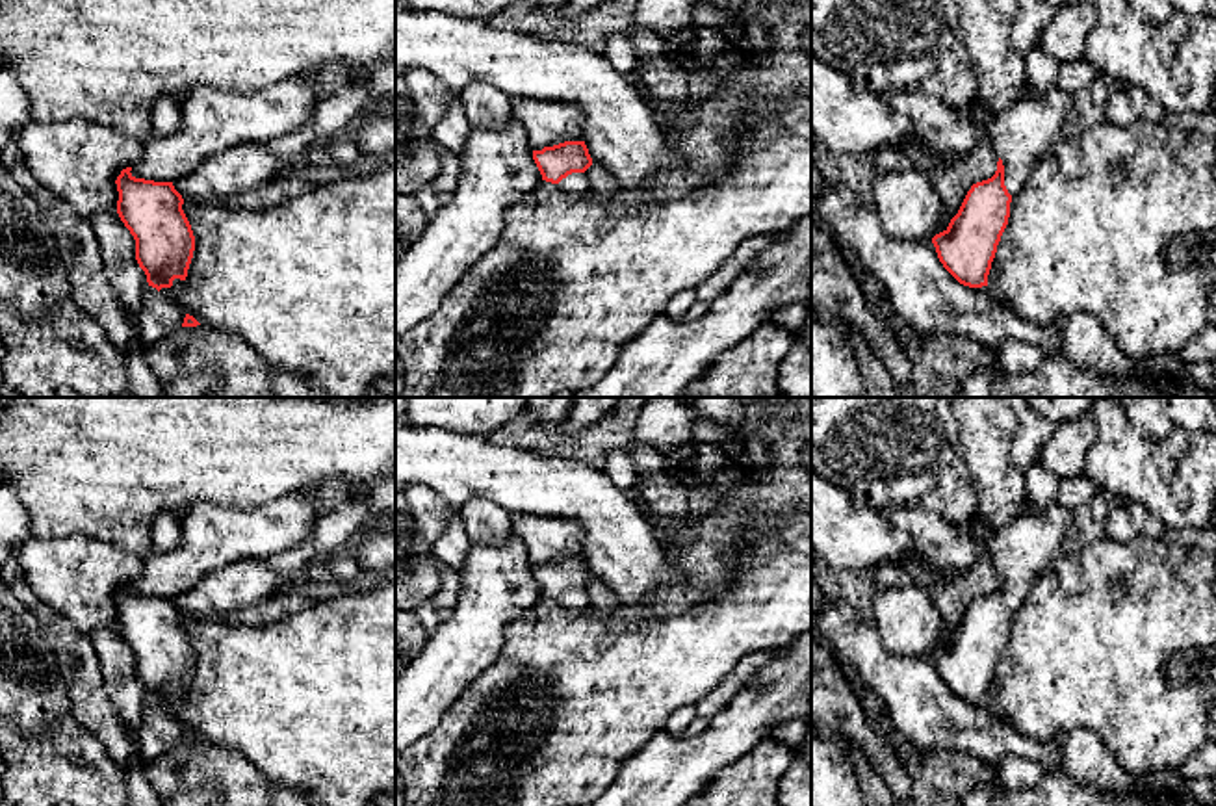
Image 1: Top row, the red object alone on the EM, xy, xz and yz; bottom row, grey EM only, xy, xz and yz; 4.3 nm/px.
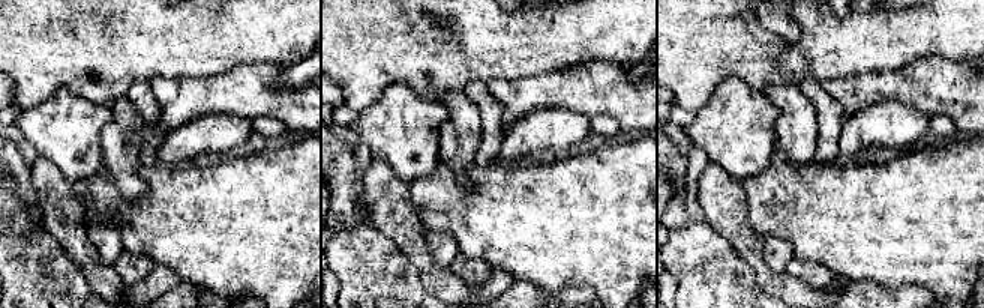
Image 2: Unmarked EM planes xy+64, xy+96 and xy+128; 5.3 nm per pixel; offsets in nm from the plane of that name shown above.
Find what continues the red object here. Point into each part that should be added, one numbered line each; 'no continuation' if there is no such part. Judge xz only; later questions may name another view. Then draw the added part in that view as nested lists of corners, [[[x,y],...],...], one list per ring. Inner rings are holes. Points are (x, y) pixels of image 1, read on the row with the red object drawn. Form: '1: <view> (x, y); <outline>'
1: xz (578, 182); [[[572,173],[557,184],[561,189],[572,195],[583,195],[590,191],[589,175],[585,173]]]

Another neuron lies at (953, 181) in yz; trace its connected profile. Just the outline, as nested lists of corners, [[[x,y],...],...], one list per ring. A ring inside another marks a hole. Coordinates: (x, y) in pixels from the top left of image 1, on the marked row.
[[[988,139],[978,143],[977,149],[952,158],[943,167],[934,169],[930,180],[941,199],[941,221],[938,234],[947,230],[951,219],[958,214],[967,191],[973,184],[991,176],[997,167],[999,156]]]

